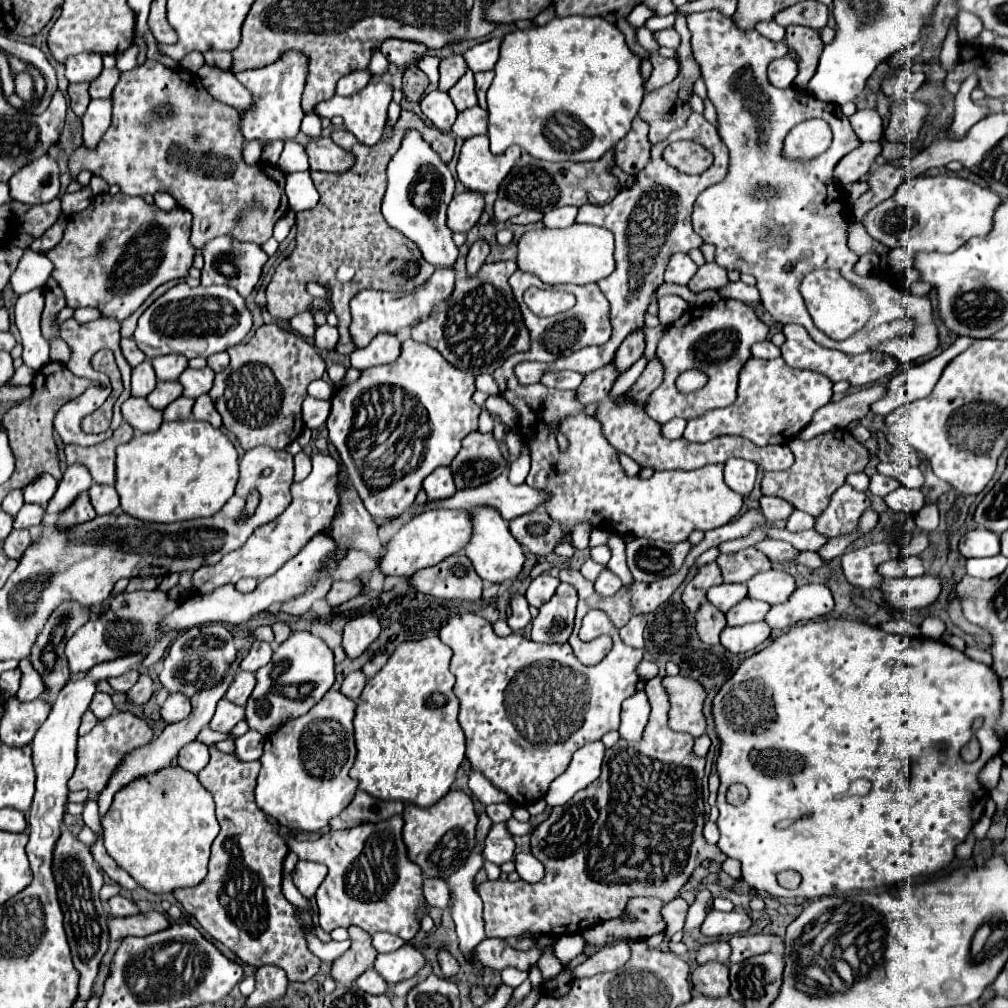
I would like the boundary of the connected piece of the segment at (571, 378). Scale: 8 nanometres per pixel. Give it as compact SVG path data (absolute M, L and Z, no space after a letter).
M573 370L547 372L547 374L541 378L541 384L549 386L549 388L559 388L559 390L577 390L581 382L583 382L583 374L573 372Z

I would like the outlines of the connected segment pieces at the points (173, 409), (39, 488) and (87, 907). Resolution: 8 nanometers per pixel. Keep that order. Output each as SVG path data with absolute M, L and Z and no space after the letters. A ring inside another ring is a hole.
M181 396L179 400L175 400L171 406L167 406L163 410L163 420L165 422L175 422L175 420L189 420L191 418L191 408L193 408L193 398Z
M43 474L37 480L33 480L27 488L23 488L25 502L45 506L53 498L55 490L57 490L57 480L51 474Z
M63 830L53 848L53 876L57 882L59 904L65 916L65 932L71 946L73 964L79 972L79 1000L87 1000L91 996L93 980L97 976L99 962L107 952L109 930L107 930L107 914L99 900L99 890L103 886L103 876L93 862L91 852L85 844L81 844L69 830Z

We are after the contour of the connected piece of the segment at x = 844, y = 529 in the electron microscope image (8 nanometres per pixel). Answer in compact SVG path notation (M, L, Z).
M845 484L831 496L827 510L817 518L815 532L827 538L855 534L859 530L859 516L867 508L871 508L869 496Z

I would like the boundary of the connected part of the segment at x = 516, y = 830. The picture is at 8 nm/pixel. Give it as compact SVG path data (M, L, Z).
M511 818L511 820L507 820L505 822L507 824L507 832L511 832L513 836L523 836L523 834L529 834L533 828L531 828L531 824L523 824L523 822L517 822L515 818Z

